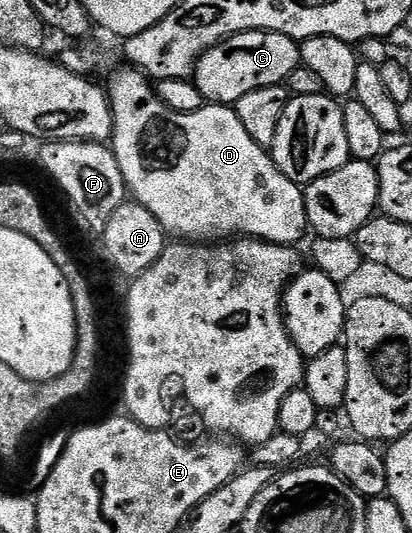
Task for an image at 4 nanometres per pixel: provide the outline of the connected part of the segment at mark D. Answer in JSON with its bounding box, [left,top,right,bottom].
[106,68,309,246]

